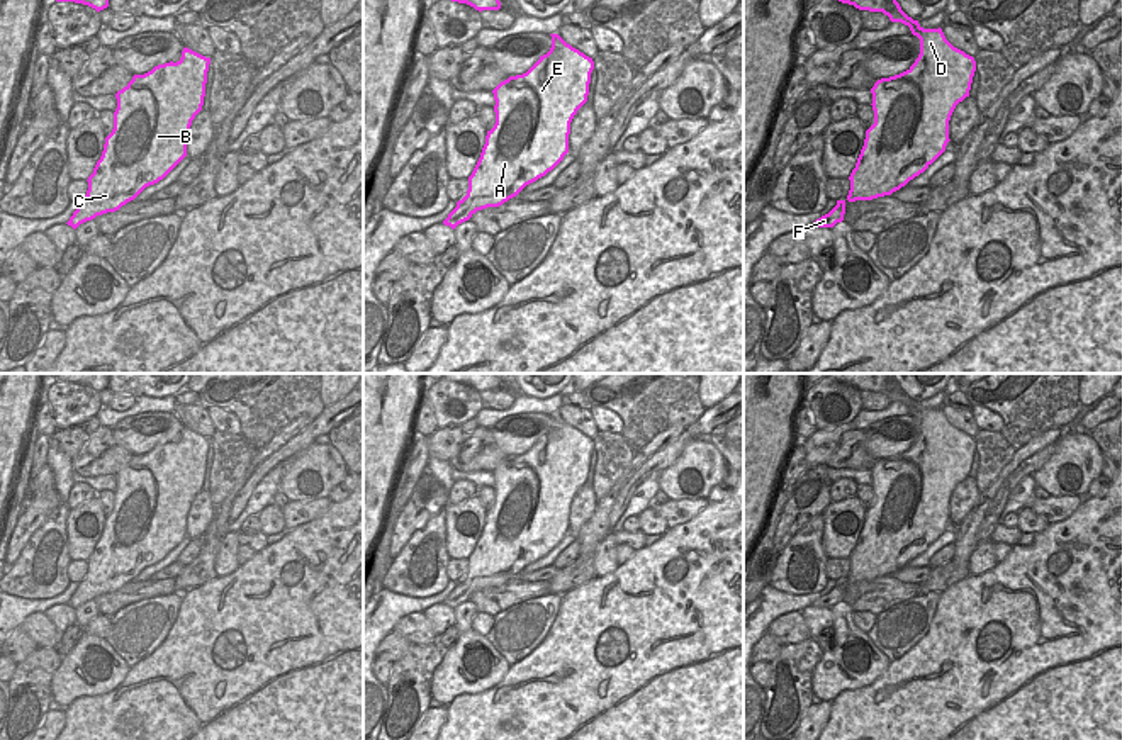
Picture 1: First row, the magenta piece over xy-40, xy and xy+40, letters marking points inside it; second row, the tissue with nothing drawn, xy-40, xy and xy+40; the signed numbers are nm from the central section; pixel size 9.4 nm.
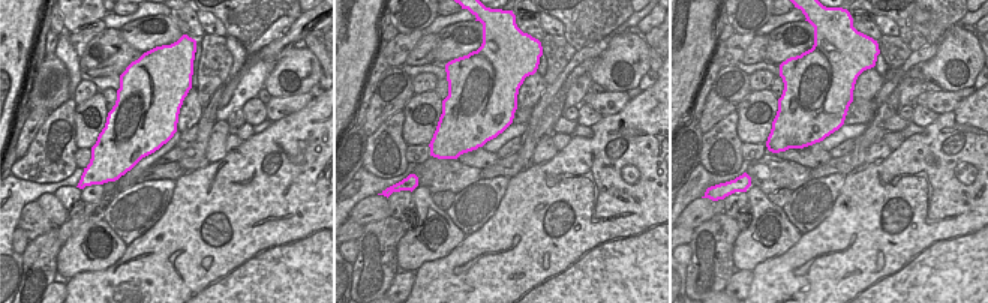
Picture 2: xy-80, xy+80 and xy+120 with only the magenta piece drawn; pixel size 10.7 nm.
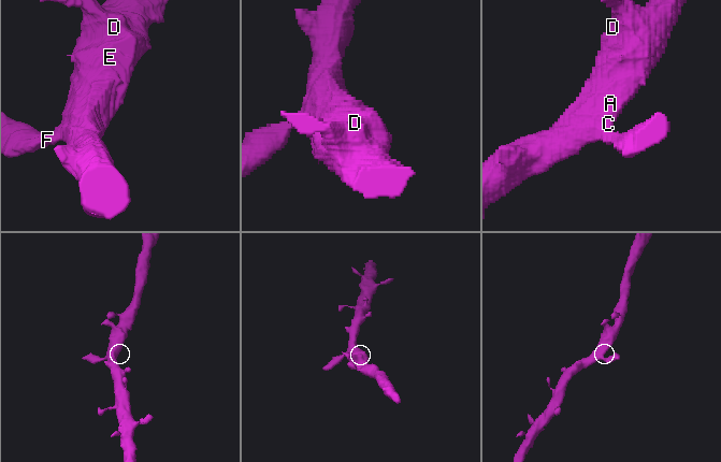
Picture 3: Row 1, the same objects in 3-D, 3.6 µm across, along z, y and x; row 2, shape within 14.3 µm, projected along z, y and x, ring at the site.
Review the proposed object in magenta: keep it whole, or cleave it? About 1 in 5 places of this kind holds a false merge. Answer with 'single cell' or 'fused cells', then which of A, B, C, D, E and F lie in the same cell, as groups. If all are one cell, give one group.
single cell | A B C D E F

